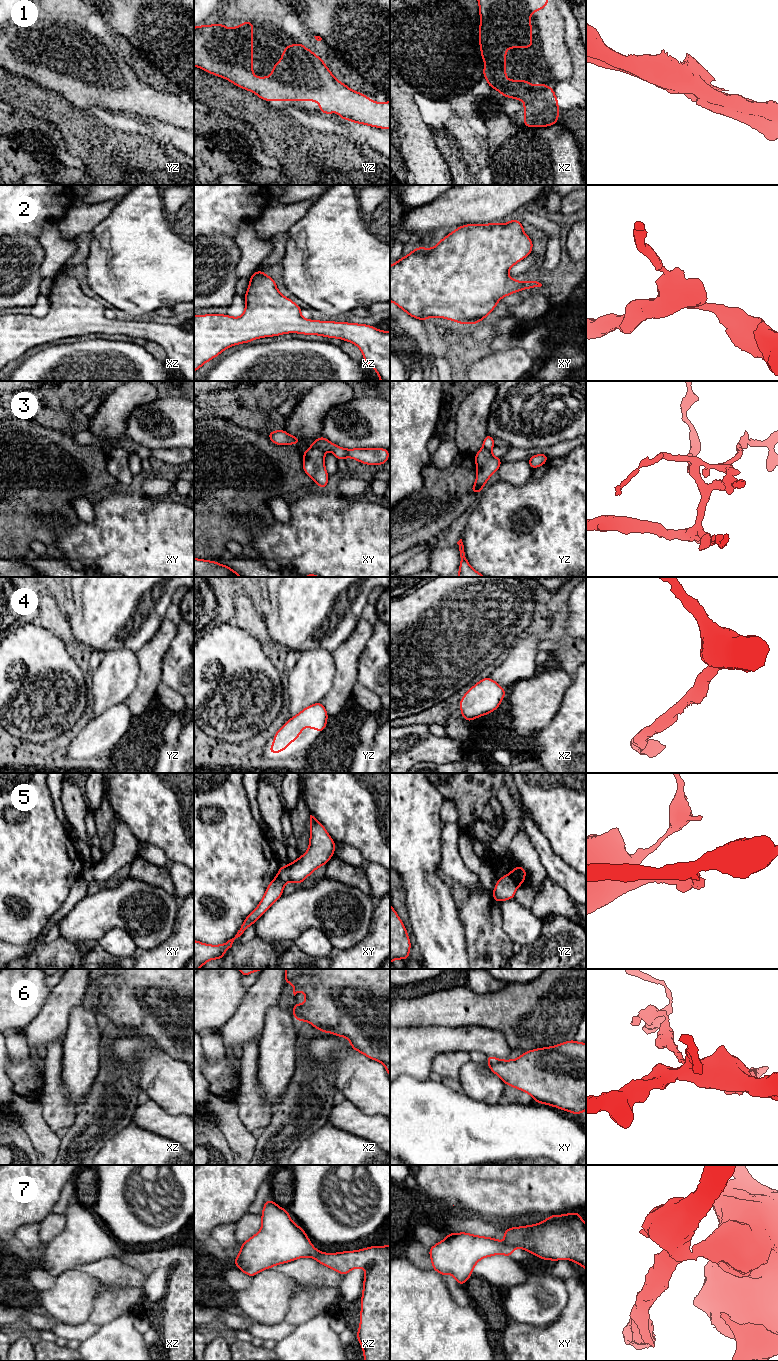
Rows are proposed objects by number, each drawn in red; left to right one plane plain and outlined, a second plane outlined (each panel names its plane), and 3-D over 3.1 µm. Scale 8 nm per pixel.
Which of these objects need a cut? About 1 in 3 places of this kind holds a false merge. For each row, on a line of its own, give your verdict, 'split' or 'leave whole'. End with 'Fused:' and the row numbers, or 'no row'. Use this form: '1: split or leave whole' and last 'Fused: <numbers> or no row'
1: leave whole
2: leave whole
3: split
4: leave whole
5: split
6: split
7: split
Fused: 3, 5, 6, 7

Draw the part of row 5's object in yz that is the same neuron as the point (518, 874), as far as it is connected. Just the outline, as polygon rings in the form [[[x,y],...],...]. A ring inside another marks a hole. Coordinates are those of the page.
[[[517,866],[508,874],[517,884],[517,886],[523,885],[526,876],[526,869],[521,866]]]

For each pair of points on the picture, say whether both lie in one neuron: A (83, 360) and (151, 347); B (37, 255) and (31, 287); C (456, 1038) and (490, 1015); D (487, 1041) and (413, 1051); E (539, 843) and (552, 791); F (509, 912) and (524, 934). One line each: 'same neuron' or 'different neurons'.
A: different neurons
B: same neuron
C: different neurons
D: same neuron
E: different neurons
F: same neuron

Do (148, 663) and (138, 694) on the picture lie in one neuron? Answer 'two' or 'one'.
one

